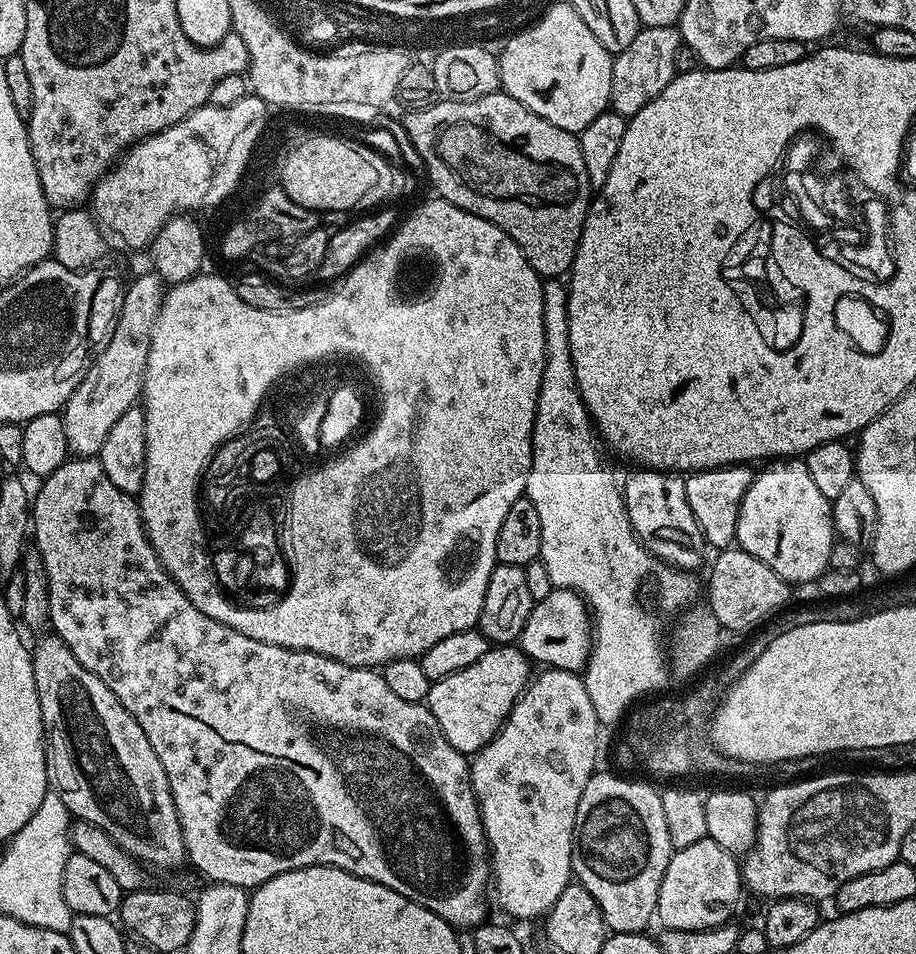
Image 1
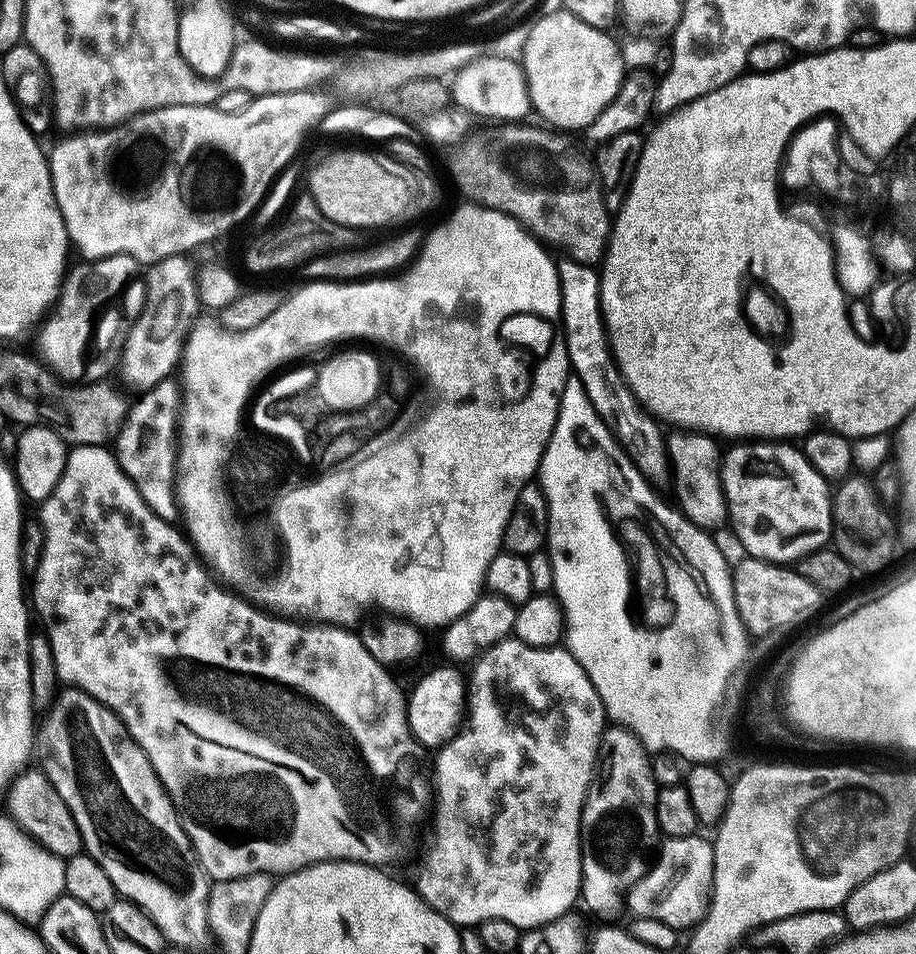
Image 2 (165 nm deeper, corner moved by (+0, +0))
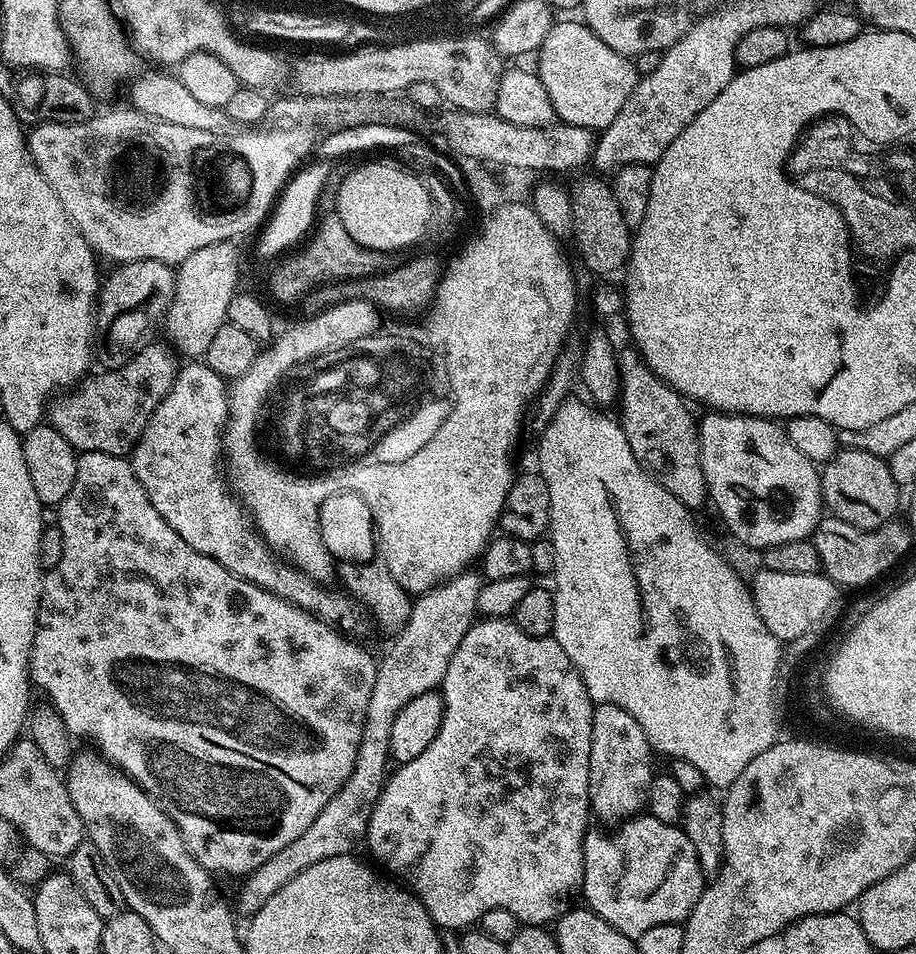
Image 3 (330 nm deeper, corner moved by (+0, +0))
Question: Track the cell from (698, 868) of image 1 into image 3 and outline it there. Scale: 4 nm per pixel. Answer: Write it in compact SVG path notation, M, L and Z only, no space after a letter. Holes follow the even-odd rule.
M645 815L619 825L613 832L616 832L613 836L603 836L602 833L592 830L585 835L583 903L607 924L633 938L650 930L650 926L687 921L688 915L704 893L706 876L700 867L694 843L683 827L663 824L654 817Z

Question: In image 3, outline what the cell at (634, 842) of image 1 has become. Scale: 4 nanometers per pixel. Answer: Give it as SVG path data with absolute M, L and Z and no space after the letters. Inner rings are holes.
M612 703L599 704L592 714L592 745L590 746L590 786L588 798L593 817L605 820L611 826L619 826L631 821L637 814L643 813L648 799L648 787L654 775L652 769L654 749L649 744L642 726L632 714Z

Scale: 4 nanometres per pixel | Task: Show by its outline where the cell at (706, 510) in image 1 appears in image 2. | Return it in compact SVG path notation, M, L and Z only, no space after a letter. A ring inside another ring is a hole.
M672 434L668 436L666 445L670 461L670 484L676 487L676 500L679 511L699 528L725 527L728 520L728 504L724 500L724 484L720 481L720 465L722 448L719 448L713 437L703 434Z

